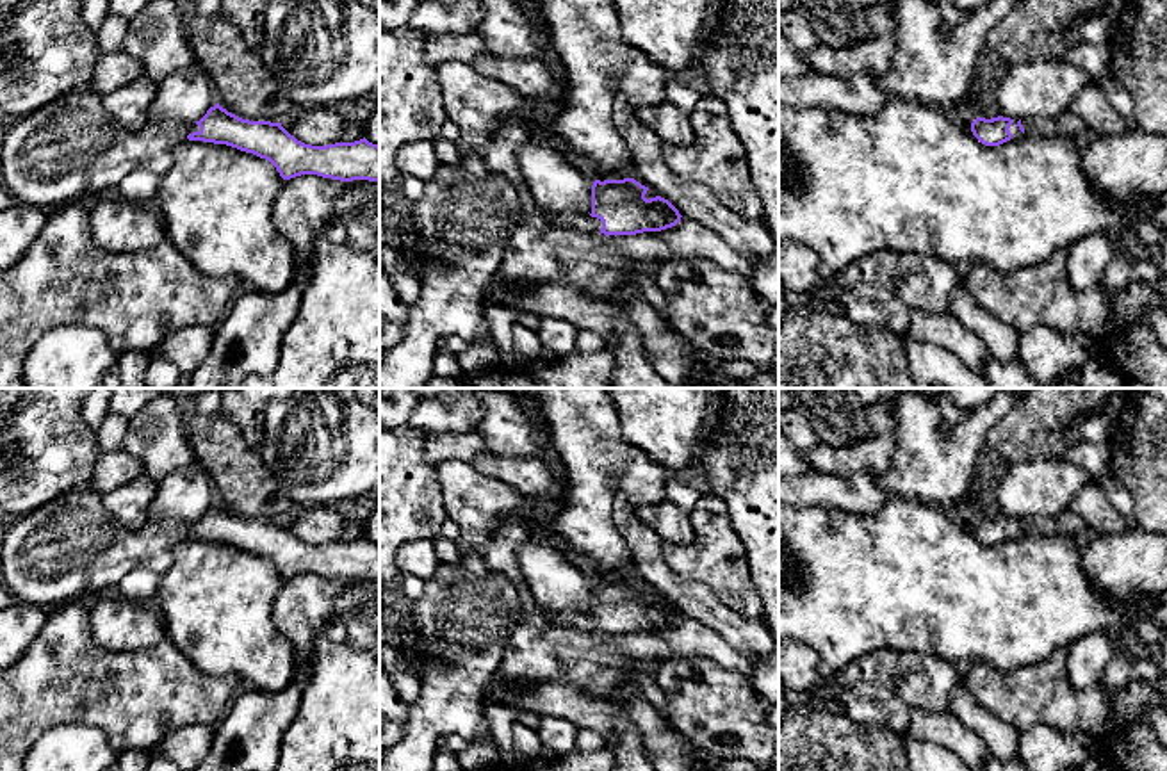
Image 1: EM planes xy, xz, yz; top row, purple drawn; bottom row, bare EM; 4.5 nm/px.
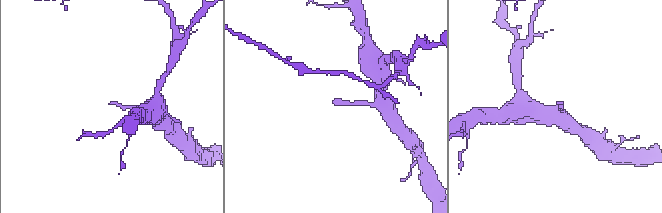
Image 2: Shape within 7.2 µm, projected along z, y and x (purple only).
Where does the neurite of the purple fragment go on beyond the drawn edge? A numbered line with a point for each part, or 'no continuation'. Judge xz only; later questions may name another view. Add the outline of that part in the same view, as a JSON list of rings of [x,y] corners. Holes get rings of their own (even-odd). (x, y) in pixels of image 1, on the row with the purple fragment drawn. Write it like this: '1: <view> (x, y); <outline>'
1: xz (567, 221); [[[563,214],[563,215],[545,215],[545,221],[554,230],[577,230],[583,233],[600,231],[602,221],[592,215],[581,214]]]

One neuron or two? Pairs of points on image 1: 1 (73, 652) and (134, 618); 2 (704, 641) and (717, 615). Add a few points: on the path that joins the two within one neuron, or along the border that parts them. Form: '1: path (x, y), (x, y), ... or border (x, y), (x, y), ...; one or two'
1: border (89, 608), (89, 641), (104, 650), (132, 652); two
2: border (683, 615), (711, 627), (745, 652); two

